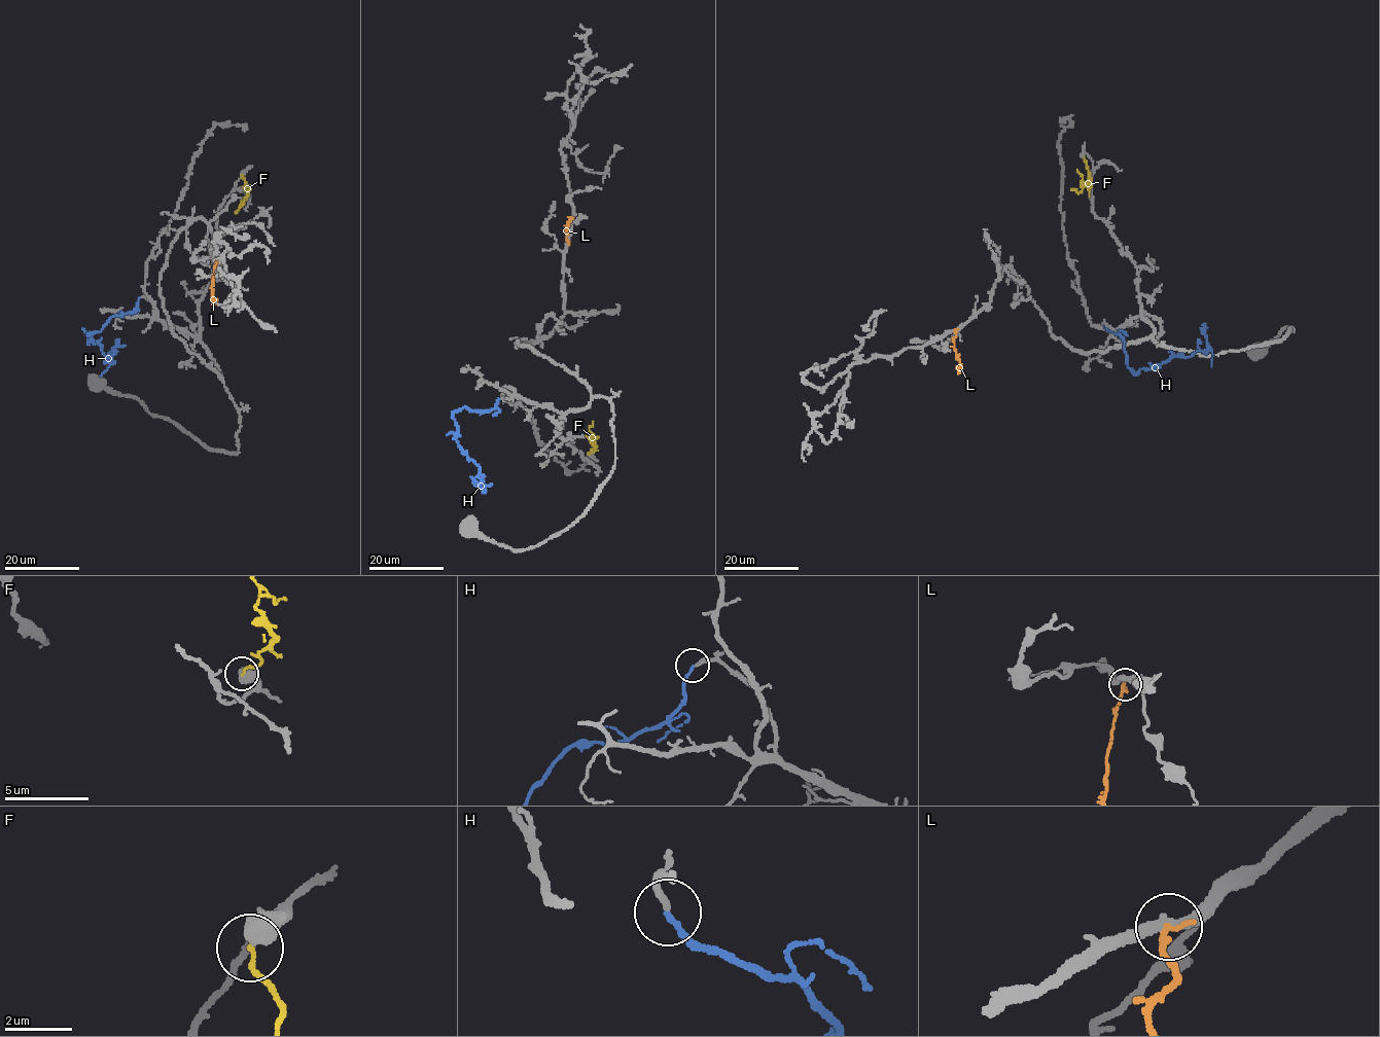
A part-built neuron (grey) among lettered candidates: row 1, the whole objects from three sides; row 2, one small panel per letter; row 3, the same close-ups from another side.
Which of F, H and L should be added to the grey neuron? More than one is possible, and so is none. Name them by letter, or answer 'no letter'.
H

